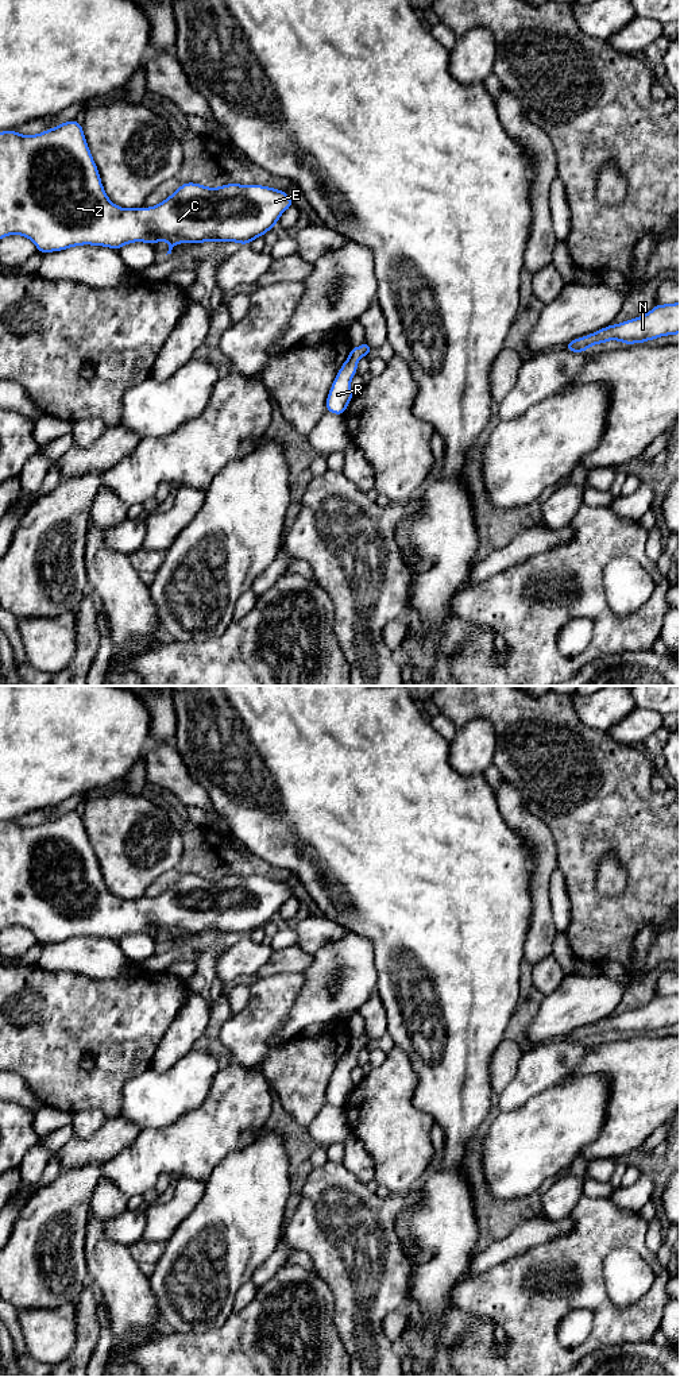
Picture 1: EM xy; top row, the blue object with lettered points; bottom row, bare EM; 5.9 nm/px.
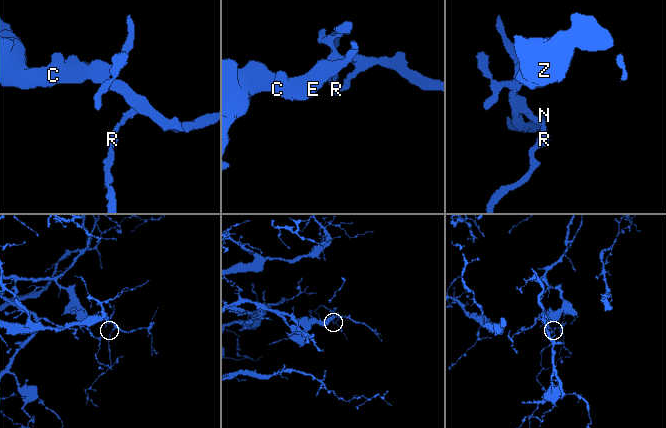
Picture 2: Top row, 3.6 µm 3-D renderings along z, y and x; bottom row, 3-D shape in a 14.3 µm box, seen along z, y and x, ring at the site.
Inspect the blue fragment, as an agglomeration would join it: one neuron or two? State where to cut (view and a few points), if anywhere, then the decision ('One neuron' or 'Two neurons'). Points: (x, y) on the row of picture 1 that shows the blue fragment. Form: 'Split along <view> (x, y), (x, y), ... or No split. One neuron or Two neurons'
No split. One neuron

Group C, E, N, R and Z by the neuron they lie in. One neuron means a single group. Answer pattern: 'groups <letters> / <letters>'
groups C E N R Z

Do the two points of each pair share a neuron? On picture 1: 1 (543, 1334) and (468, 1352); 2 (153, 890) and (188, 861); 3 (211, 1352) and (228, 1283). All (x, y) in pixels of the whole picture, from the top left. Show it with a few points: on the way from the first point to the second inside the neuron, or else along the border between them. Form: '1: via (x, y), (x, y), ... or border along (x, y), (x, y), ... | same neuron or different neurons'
1: via (524, 1353), (516, 1361), (487, 1361) | same neuron
2: via (161, 883), (180, 870) | same neuron
3: border along (232, 1311), (215, 1330), (185, 1334) | different neurons

